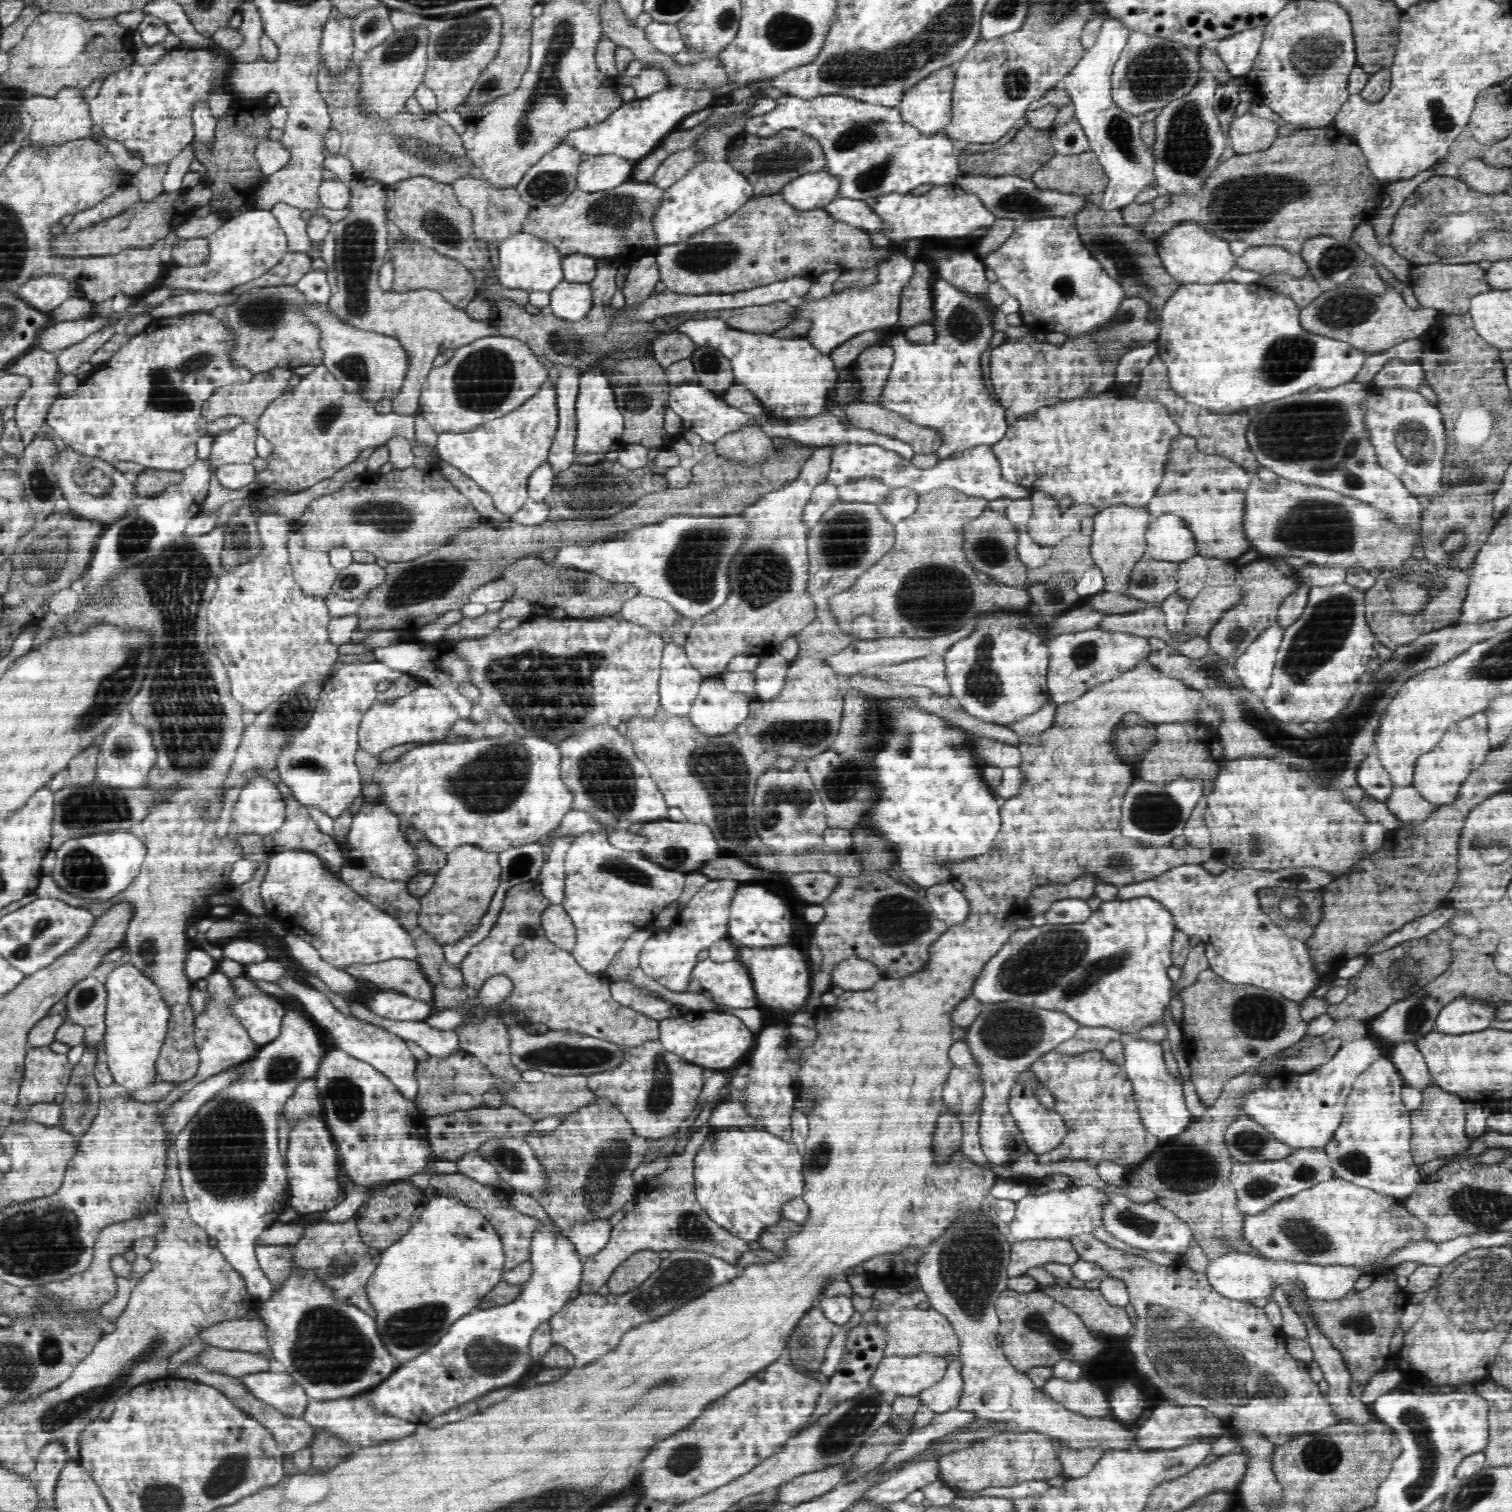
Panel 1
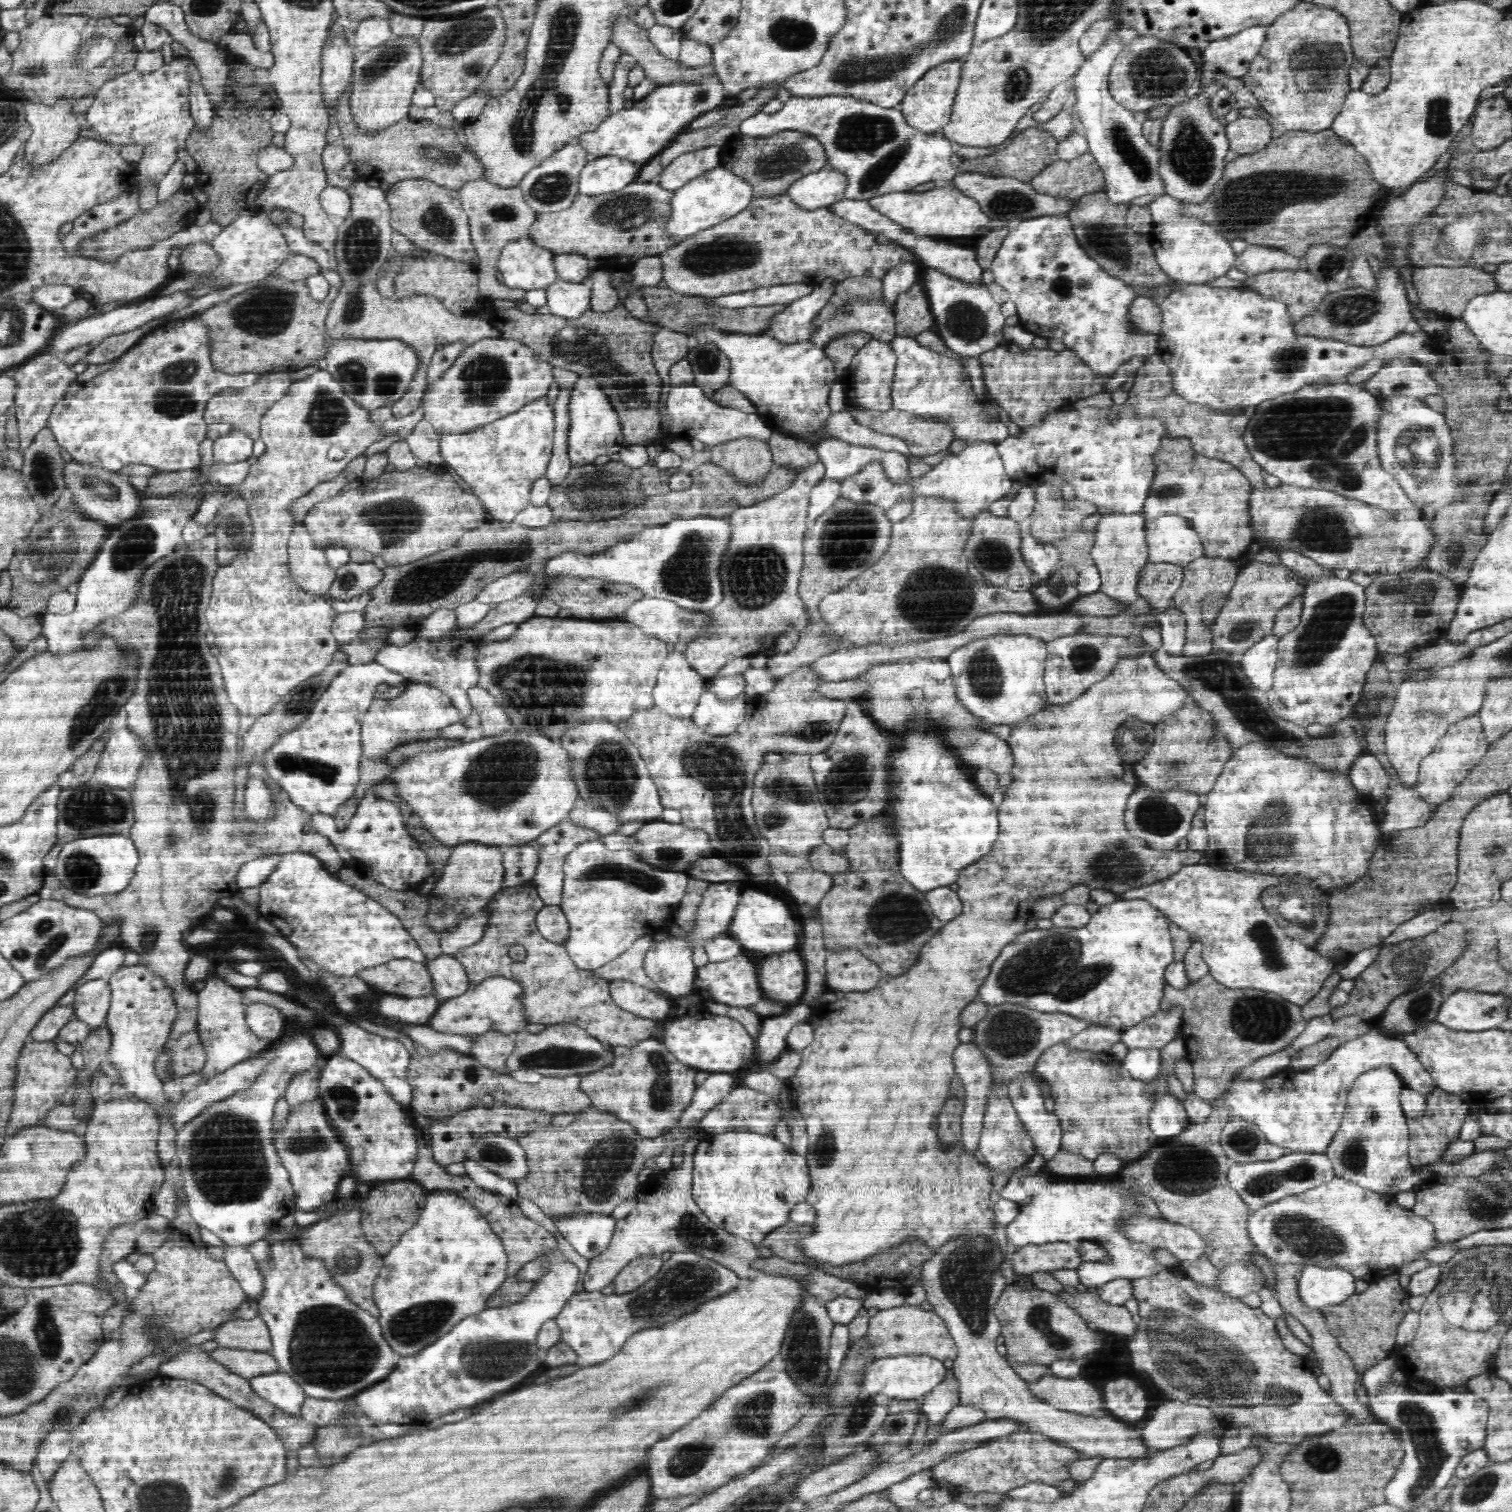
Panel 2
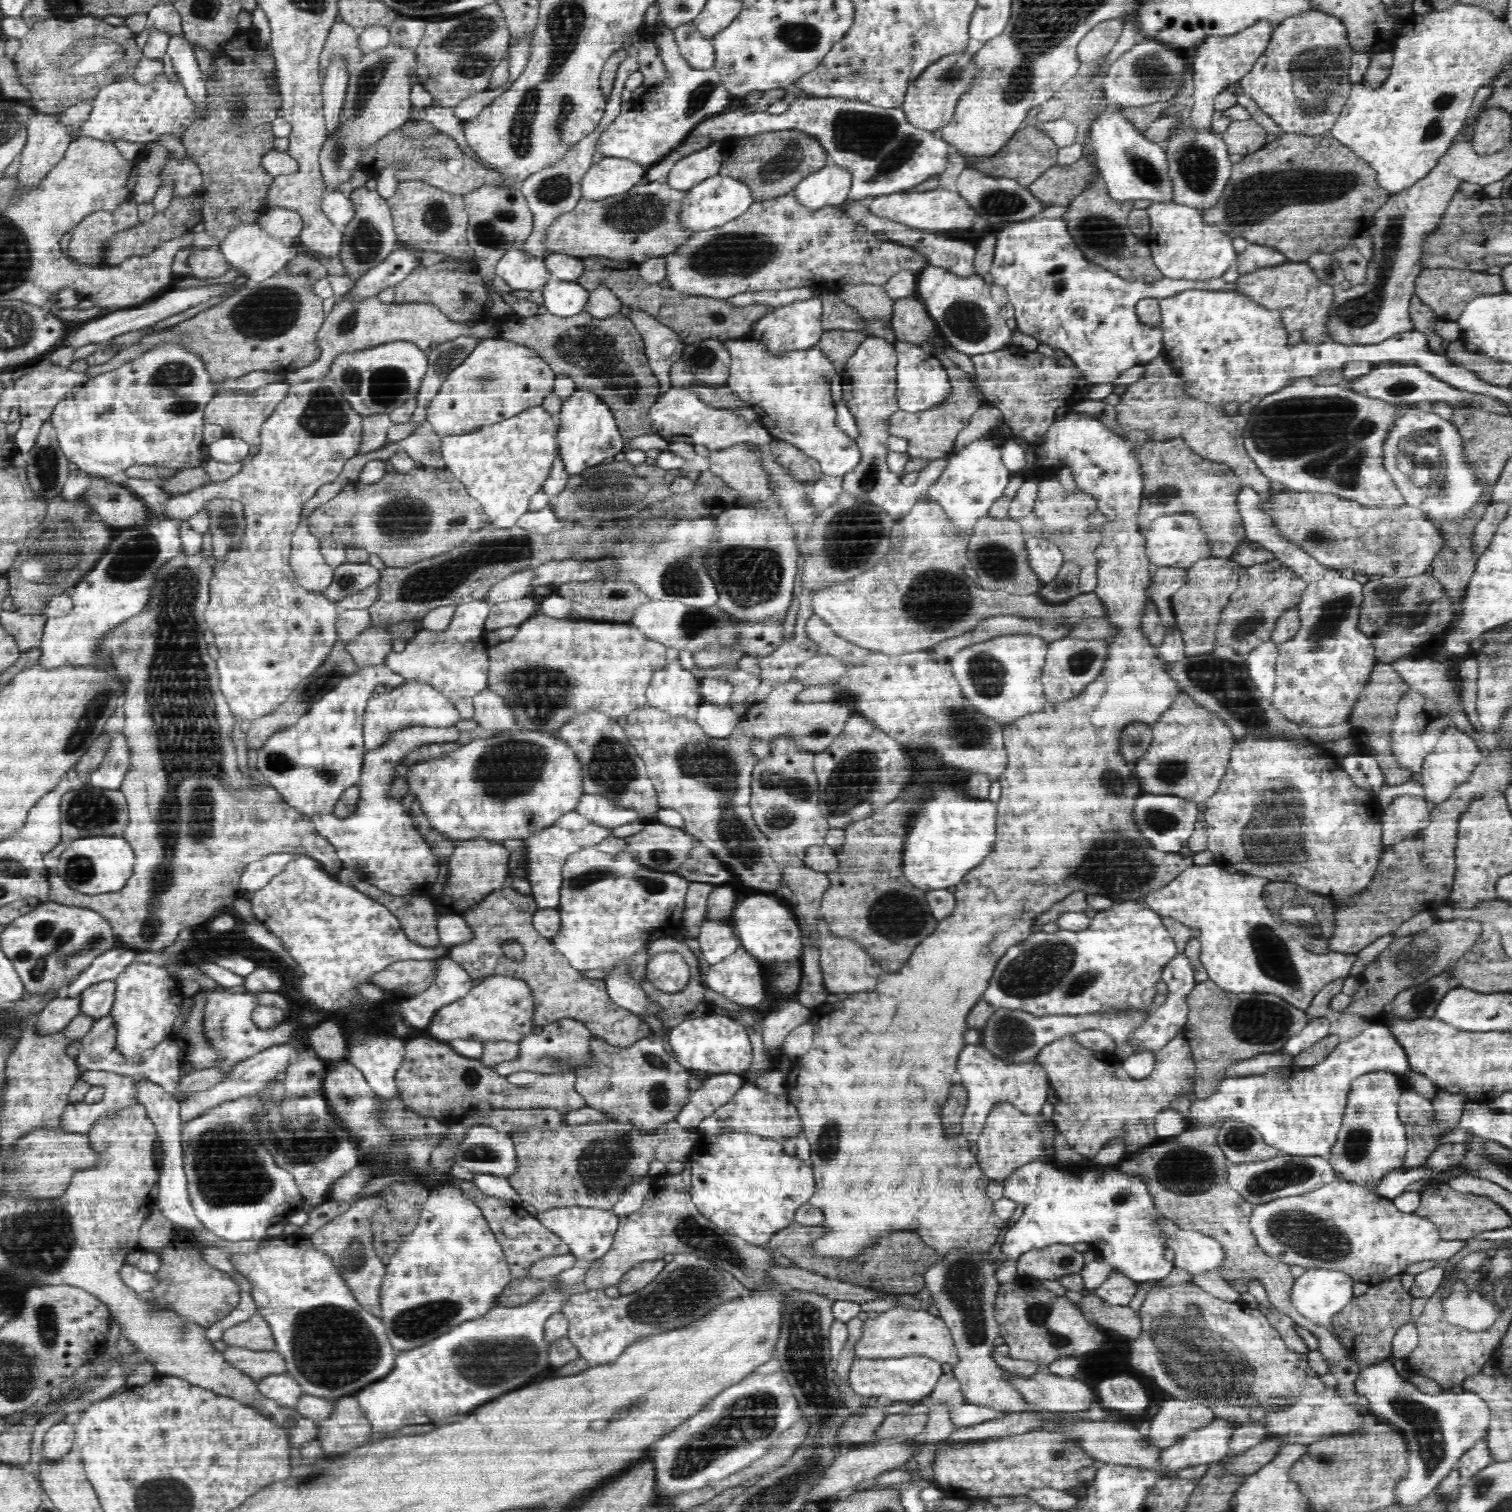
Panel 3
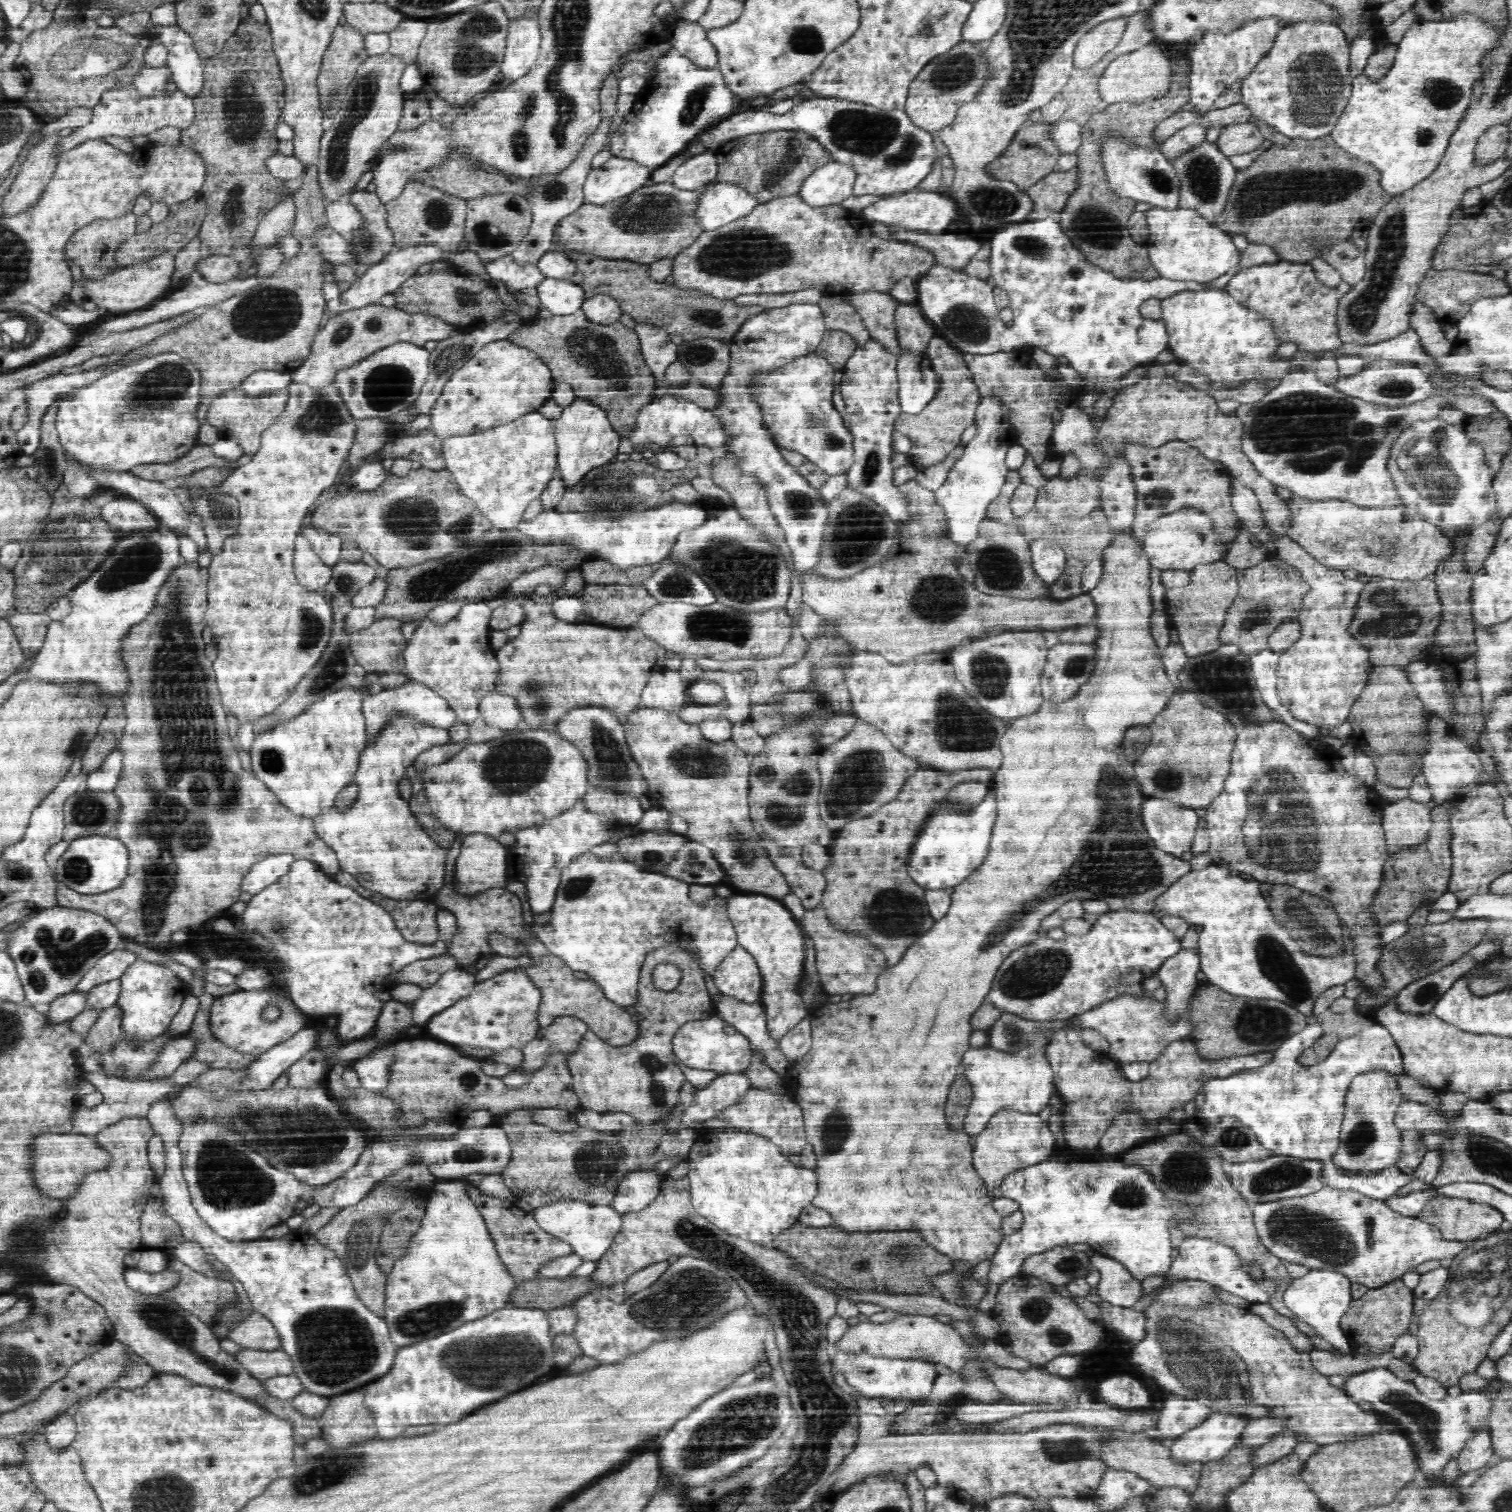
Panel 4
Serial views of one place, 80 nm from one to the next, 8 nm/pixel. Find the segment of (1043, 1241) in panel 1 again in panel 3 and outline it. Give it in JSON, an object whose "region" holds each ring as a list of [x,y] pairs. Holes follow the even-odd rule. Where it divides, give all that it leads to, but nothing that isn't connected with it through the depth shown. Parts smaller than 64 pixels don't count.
{"region":[[[1051,1244],[1046,1248],[1030,1248],[1016,1260],[1017,1272],[1041,1280],[1059,1281],[1068,1274],[1080,1274],[1088,1260],[1070,1244]]]}

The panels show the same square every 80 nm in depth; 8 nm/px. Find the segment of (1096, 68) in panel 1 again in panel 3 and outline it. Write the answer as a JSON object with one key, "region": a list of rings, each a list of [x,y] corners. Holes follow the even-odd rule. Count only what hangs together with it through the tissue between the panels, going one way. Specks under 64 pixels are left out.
{"region":[[[1110,102],[1102,105],[1089,121],[1090,146],[1094,150],[1094,162],[1104,178],[1110,198],[1116,201],[1151,200],[1172,201],[1174,187],[1167,176],[1166,150],[1161,143],[1150,142],[1137,131],[1132,121],[1122,113],[1122,106]]]}

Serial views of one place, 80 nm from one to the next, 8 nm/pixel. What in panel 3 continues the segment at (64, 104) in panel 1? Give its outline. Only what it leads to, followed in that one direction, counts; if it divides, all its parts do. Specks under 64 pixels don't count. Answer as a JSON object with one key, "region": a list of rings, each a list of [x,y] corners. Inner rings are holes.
{"region":[[[46,113],[32,114],[32,118],[29,118],[27,141],[13,169],[22,187],[38,185],[39,181],[58,164],[58,161],[62,160],[72,142],[72,138],[68,136],[68,126],[58,126],[56,122],[58,116],[46,116]]]}

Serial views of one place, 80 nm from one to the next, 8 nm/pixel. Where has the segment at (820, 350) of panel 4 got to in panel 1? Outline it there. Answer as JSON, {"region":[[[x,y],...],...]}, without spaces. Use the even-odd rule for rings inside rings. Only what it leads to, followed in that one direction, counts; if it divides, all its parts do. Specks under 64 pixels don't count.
{"region":[[[870,330],[856,335],[846,343],[842,343],[840,347],[832,351],[829,355],[836,365],[836,370],[846,368],[850,364],[850,360],[854,360],[866,348],[876,343],[883,343],[886,335],[890,333],[888,330]]]}

